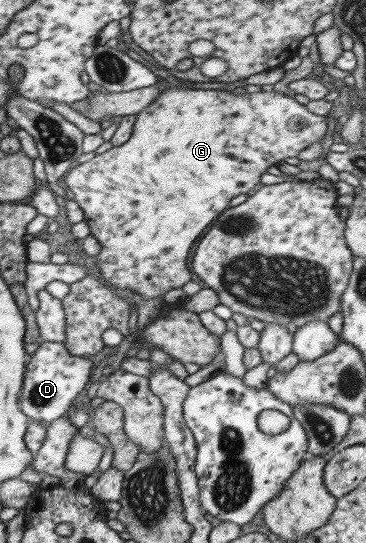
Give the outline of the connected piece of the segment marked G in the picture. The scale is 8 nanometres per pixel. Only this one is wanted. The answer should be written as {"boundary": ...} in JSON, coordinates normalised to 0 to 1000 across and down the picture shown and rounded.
{"boundary":[[[445,160],[423,182],[402,197],[372,208],[369,225],[352,256],[320,271],[303,271],[290,280],[257,285],[240,297],[210,302],[183,315],[172,333],[183,348],[199,355],[199,368],[227,390],[227,401],[243,418],[249,431],[273,449],[276,459],[260,475],[265,495],[284,517],[295,517],[303,529],[331,536],[366,536],[385,543],[388,551],[440,551],[443,543],[481,529],[522,517],[522,503],[511,495],[511,466],[527,451],[527,444],[549,433],[549,425],[593,401],[620,383],[626,368],[648,359],[675,355],[680,348],[705,339],[710,322],[730,319],[730,308],[754,304],[784,289],[811,289],[811,282],[833,274],[855,262],[869,262],[893,239],[893,219],[874,212],[855,212],[839,204],[836,193],[822,193],[798,179],[776,171],[740,169],[672,169],[664,175],[639,175],[626,168],[596,168],[582,164],[511,164],[511,160]]]}

